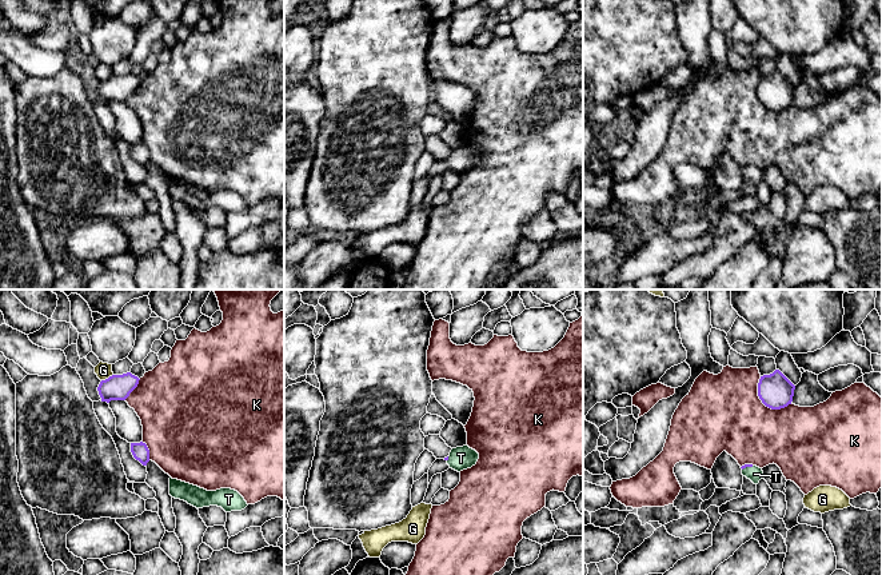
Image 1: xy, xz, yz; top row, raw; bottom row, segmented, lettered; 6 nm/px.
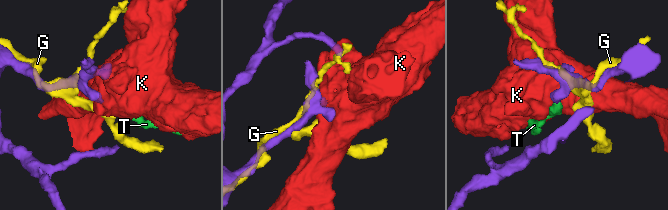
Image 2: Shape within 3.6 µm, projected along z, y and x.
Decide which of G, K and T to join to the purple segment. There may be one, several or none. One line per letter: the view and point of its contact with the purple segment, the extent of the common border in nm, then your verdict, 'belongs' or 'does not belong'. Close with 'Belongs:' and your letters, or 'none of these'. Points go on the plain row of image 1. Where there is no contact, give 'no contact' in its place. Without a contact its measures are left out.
G: contact xy (108, 79); length 80 nm; does not belong
K: contact yz (765, 106); length 260 nm; does not belong
T: contact yz (747, 167); length 80 nm; belongs
Belongs: T

